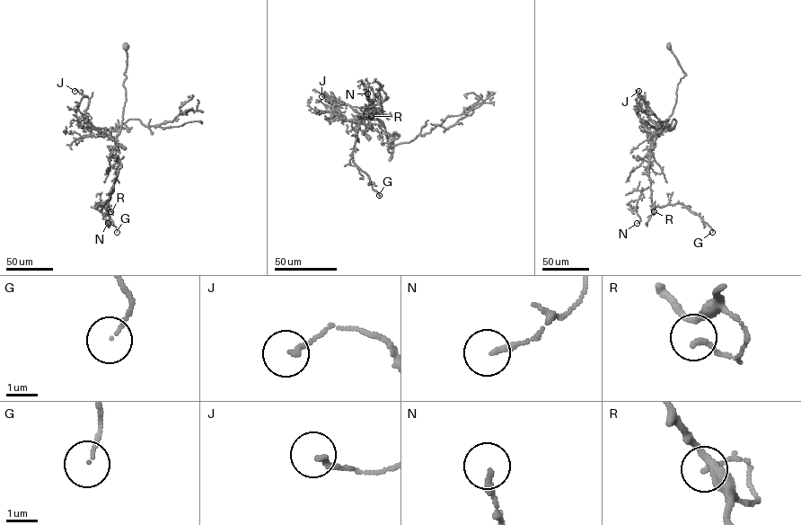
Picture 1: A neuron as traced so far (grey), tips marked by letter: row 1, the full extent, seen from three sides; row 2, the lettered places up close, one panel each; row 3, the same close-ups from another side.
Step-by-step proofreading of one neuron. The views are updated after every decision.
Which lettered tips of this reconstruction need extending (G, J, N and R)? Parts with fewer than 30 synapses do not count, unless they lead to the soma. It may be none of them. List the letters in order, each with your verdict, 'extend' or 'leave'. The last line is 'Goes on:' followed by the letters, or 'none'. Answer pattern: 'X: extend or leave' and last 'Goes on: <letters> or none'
G: leave
J: leave
N: leave
R: leave
Goes on: none

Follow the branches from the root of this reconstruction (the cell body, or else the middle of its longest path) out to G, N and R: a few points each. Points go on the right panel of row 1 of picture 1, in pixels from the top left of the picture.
G: (668, 48), (686, 75), (677, 84), (673, 113), (651, 147), (651, 202), (655, 206), (682, 203), (712, 232)
N: (668, 48), (686, 75), (677, 84), (673, 113), (651, 147), (650, 185), (637, 201), (637, 223)
R: (668, 48), (686, 75), (677, 84), (673, 113), (651, 147), (648, 173), (654, 211)

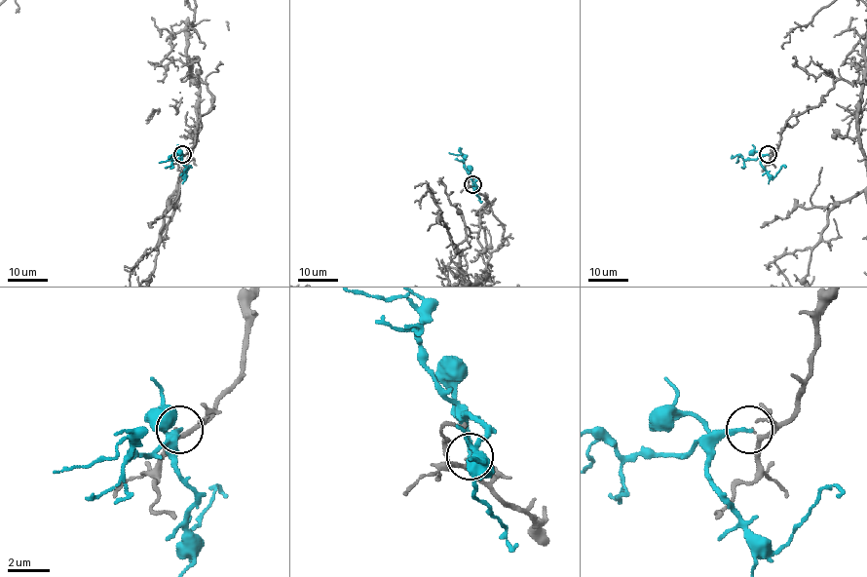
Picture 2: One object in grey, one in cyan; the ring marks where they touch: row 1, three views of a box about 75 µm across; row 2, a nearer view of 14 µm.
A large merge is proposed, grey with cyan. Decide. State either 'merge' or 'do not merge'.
do not merge

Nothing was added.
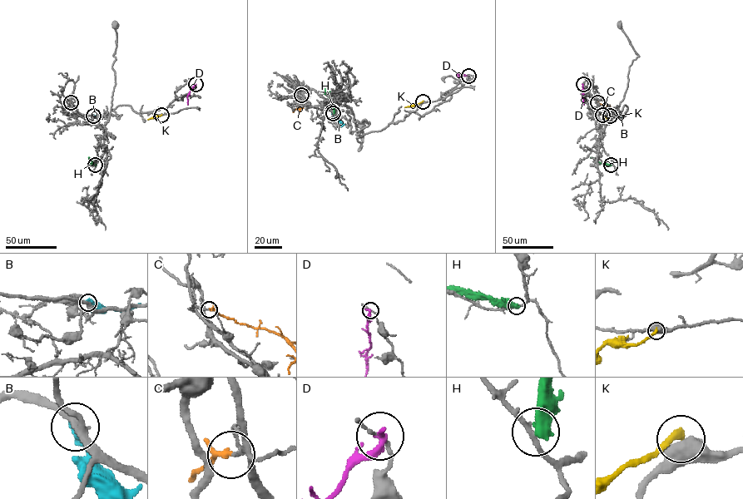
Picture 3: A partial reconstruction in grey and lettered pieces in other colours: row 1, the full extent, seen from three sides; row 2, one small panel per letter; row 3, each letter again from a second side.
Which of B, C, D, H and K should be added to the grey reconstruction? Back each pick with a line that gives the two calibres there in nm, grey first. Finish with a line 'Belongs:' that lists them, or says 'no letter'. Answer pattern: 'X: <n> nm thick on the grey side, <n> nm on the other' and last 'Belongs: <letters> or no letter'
C: 100 nm thick on the grey side, 160 nm on the other
Belongs: C

